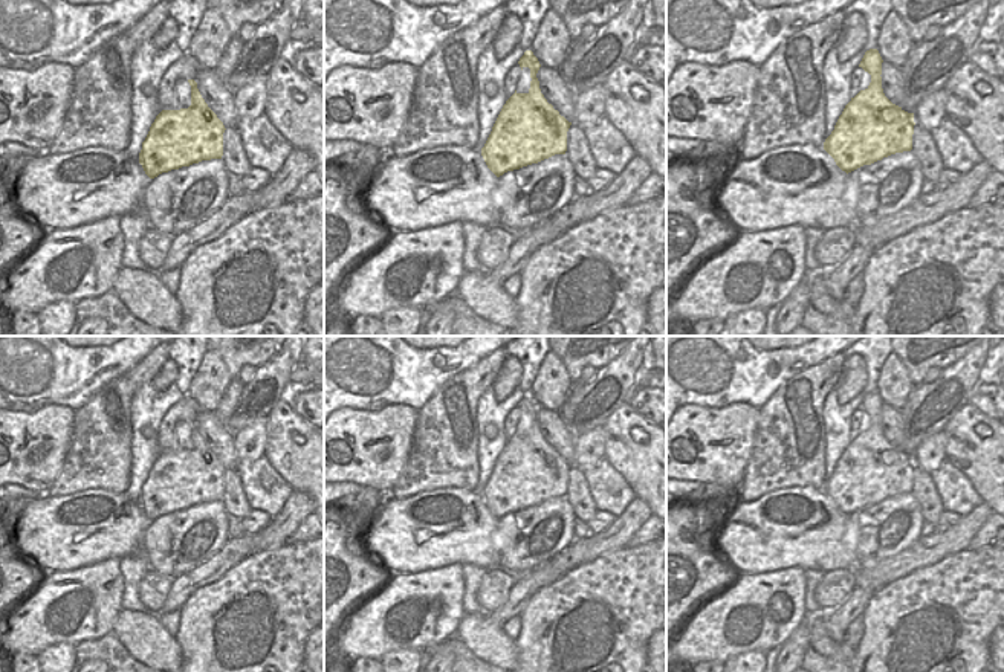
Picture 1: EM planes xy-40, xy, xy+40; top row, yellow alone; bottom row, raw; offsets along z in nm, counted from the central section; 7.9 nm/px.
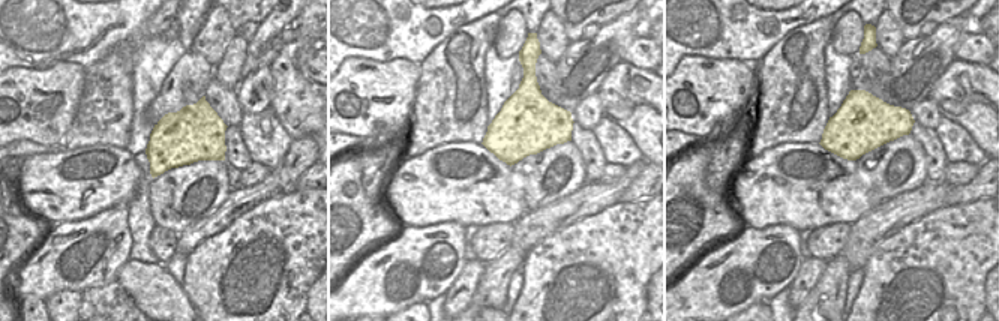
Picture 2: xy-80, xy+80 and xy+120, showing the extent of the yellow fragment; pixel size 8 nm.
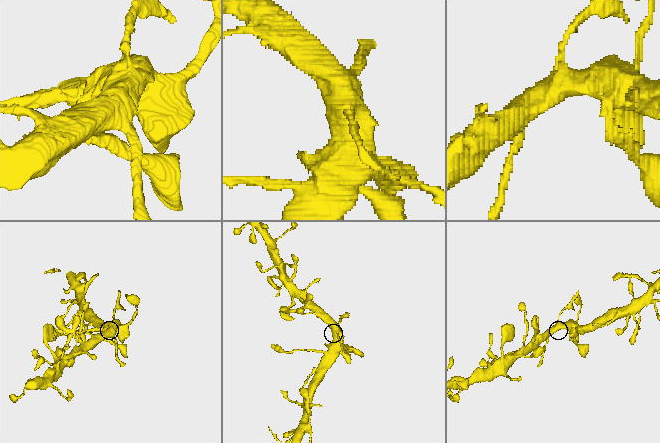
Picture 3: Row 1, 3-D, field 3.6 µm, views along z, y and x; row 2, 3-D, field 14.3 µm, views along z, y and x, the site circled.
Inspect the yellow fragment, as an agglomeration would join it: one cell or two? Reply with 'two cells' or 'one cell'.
two cells

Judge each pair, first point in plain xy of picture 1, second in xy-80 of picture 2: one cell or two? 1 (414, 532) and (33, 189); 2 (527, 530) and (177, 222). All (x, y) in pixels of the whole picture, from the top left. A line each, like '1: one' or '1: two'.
1: one
2: one

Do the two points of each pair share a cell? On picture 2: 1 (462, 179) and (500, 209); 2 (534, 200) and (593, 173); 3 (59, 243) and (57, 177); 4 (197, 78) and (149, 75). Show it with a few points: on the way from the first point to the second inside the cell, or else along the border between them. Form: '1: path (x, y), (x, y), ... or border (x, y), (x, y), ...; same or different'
1: path (471, 186), (491, 200); same
2: border (572, 143), (581, 156), (587, 177); different
3: border (93, 215), (84, 219), (66, 219), (50, 225); different
4: border (188, 51), (170, 71), (158, 95), (147, 107); different

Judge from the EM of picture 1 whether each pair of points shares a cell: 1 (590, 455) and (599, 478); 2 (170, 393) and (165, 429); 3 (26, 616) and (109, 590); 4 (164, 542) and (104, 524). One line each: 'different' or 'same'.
1: different
2: different
3: same
4: different

